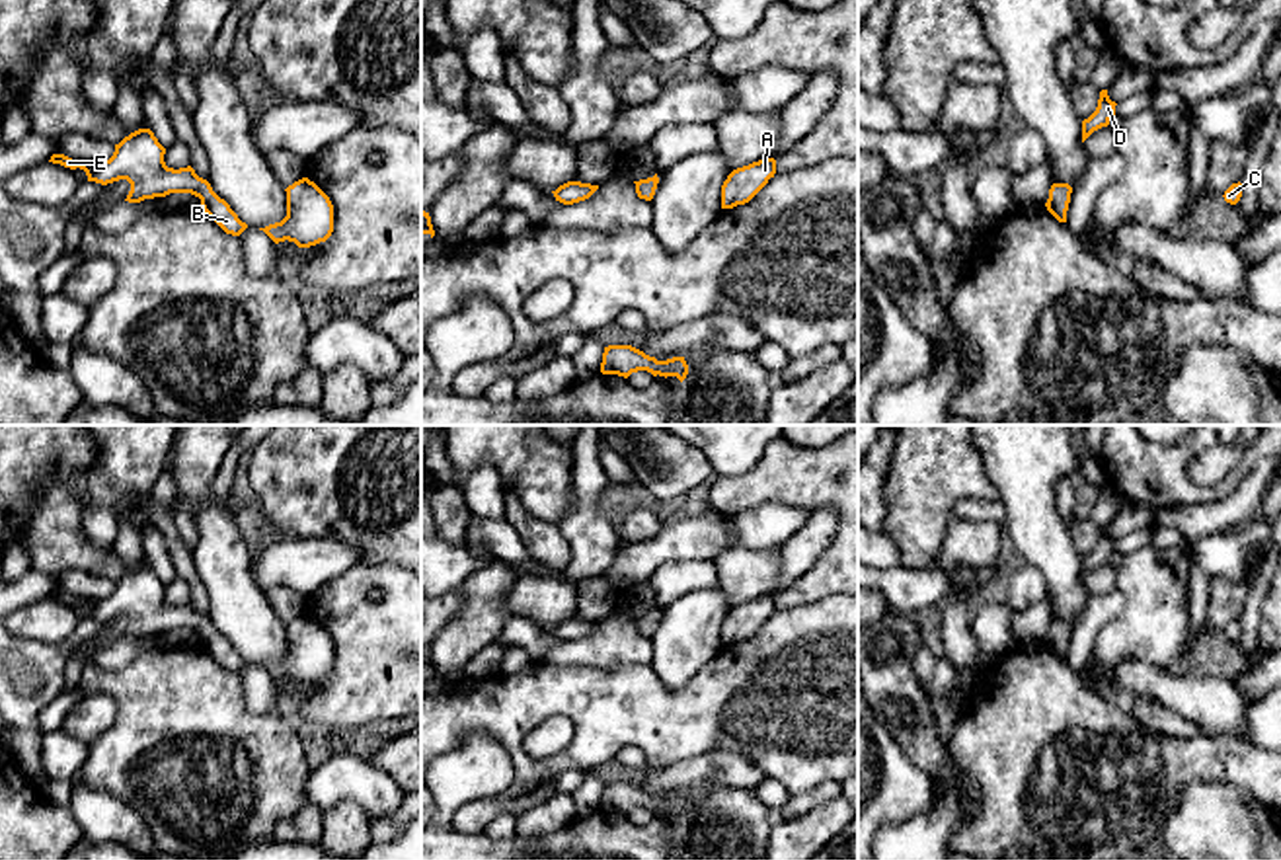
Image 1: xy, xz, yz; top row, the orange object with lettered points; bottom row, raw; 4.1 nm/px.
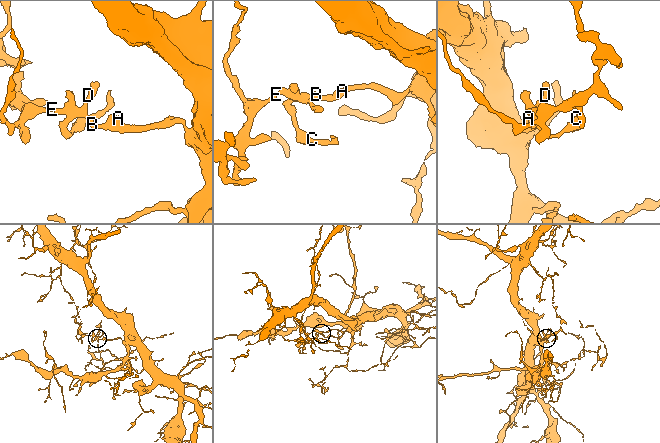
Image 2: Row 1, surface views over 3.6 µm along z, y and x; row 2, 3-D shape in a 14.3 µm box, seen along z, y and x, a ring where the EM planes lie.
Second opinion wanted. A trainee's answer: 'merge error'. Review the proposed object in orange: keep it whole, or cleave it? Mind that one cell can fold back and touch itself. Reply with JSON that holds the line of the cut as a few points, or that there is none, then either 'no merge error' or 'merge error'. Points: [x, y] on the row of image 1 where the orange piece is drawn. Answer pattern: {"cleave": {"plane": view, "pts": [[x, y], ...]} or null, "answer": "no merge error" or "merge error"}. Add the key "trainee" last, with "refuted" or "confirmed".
{"cleave": null, "answer": "no merge error", "trainee": "refuted"}

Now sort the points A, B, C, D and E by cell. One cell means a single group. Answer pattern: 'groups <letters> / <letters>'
groups A B C D E

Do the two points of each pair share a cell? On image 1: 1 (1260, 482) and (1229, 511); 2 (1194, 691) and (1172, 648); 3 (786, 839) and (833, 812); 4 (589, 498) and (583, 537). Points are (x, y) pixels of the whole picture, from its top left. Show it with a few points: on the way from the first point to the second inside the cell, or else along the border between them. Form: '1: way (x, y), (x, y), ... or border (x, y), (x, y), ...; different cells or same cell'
1: way (1252, 490), (1237, 506); same cell
2: border (1133, 658), (1178, 669); different cells
3: way (798, 839), (821, 823); same cell
4: way (587, 508), (587, 527); same cell

